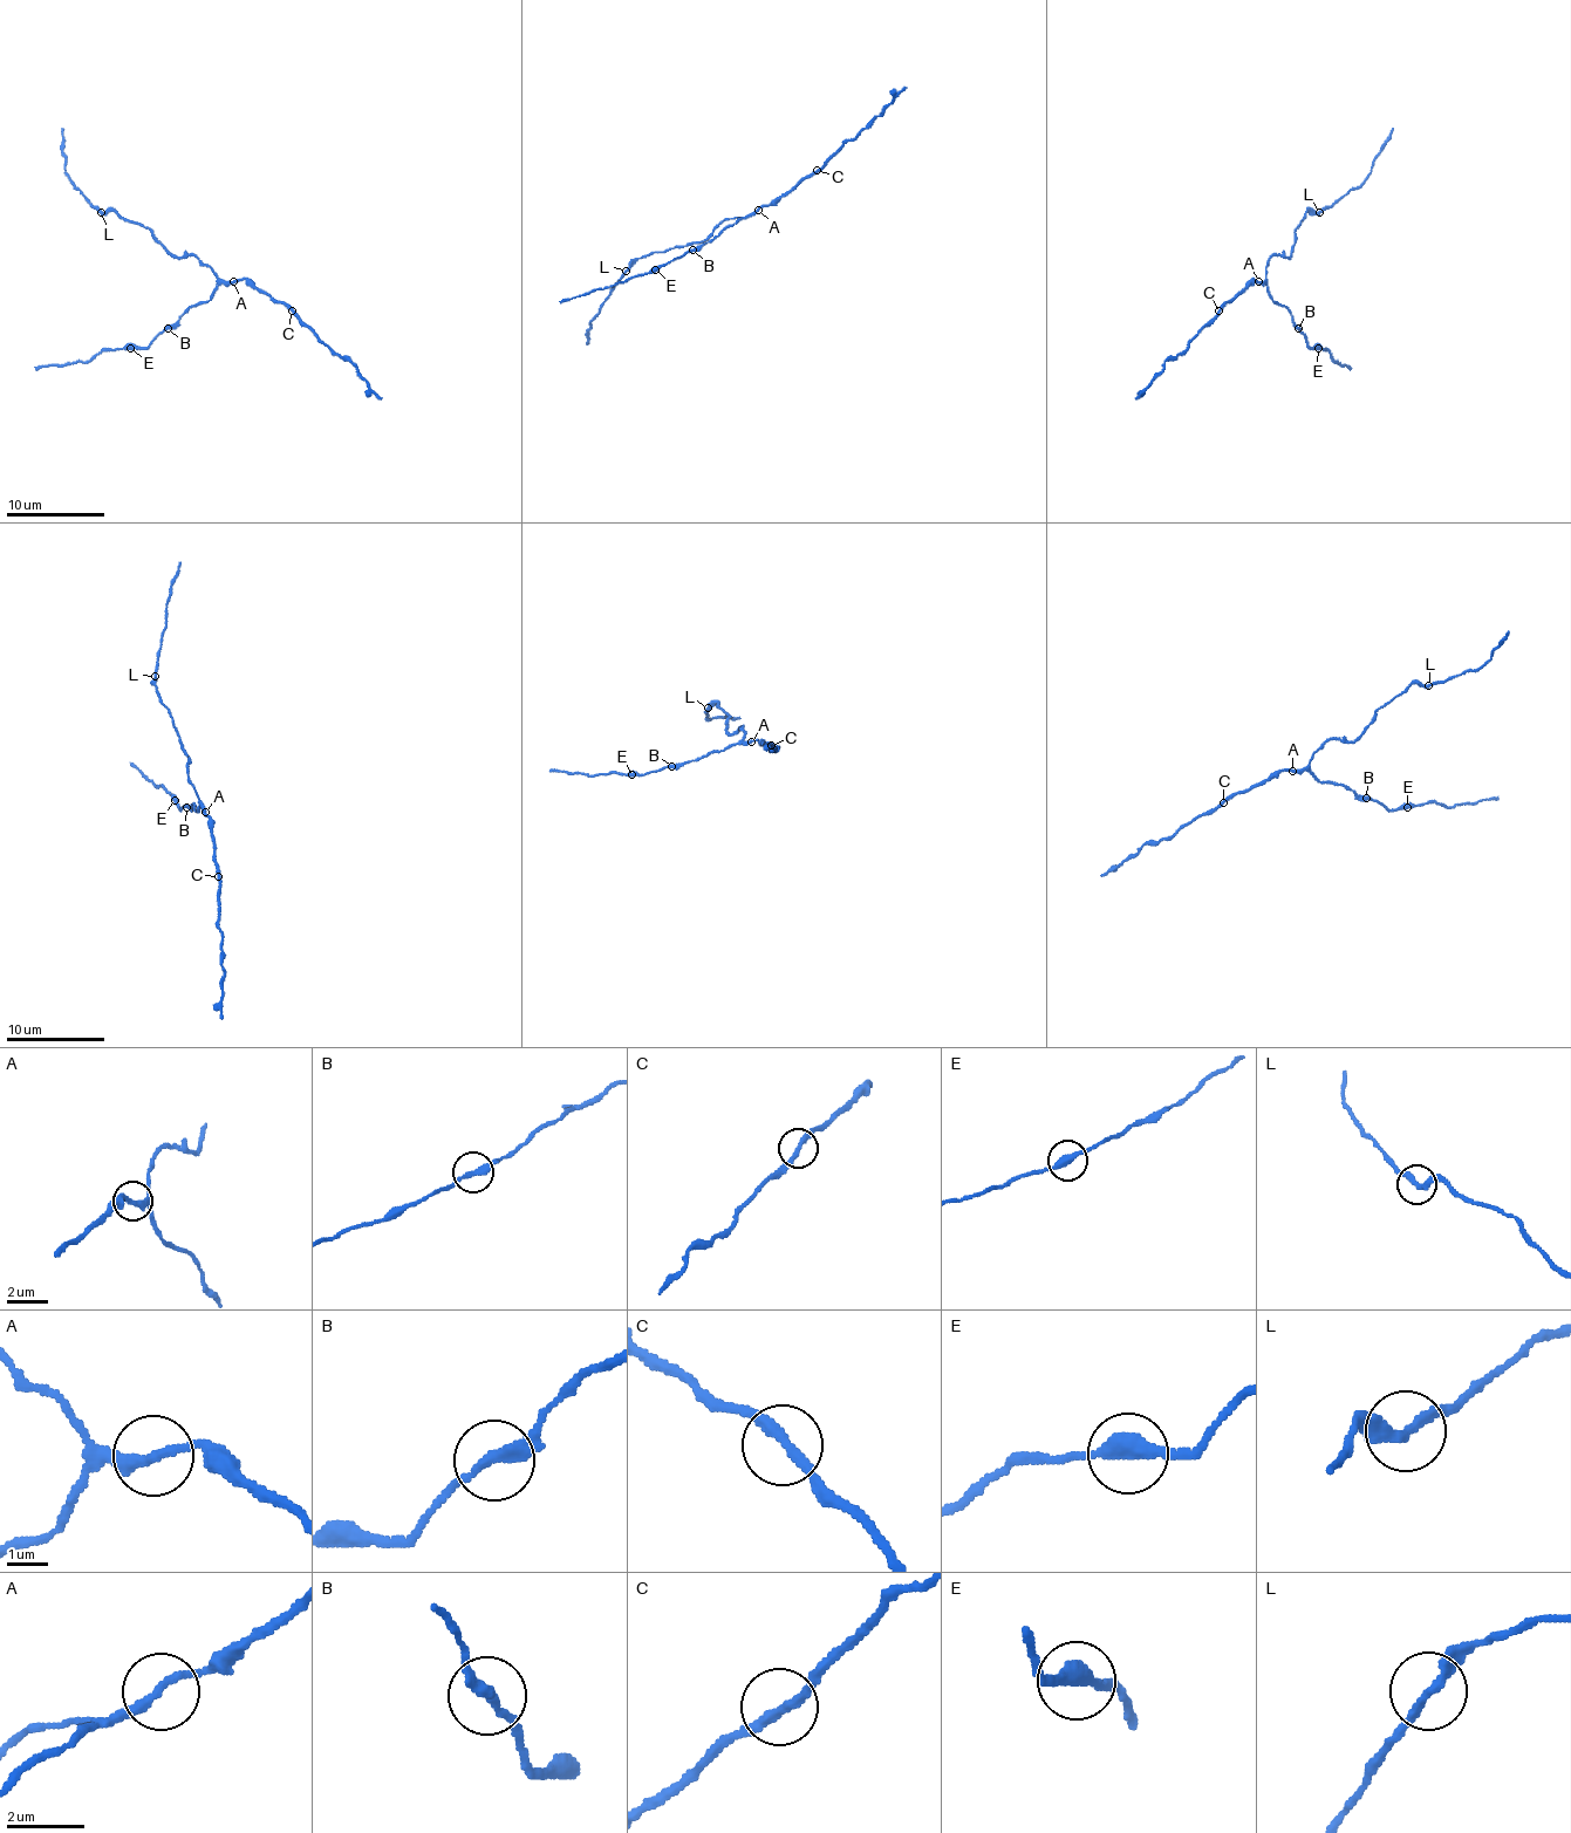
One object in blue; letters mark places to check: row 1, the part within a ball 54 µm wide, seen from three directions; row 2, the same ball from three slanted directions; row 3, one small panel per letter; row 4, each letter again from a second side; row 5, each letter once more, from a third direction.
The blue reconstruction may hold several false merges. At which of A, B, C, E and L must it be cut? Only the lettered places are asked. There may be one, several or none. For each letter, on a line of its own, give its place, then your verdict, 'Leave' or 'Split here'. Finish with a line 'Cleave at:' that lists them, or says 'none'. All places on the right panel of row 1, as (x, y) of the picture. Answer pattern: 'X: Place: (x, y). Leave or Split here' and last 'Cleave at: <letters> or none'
A: Place: (1258, 281). Leave
B: Place: (1298, 328). Leave
C: Place: (1218, 310). Leave
E: Place: (1318, 348). Leave
L: Place: (1319, 212). Leave
Cleave at: none

